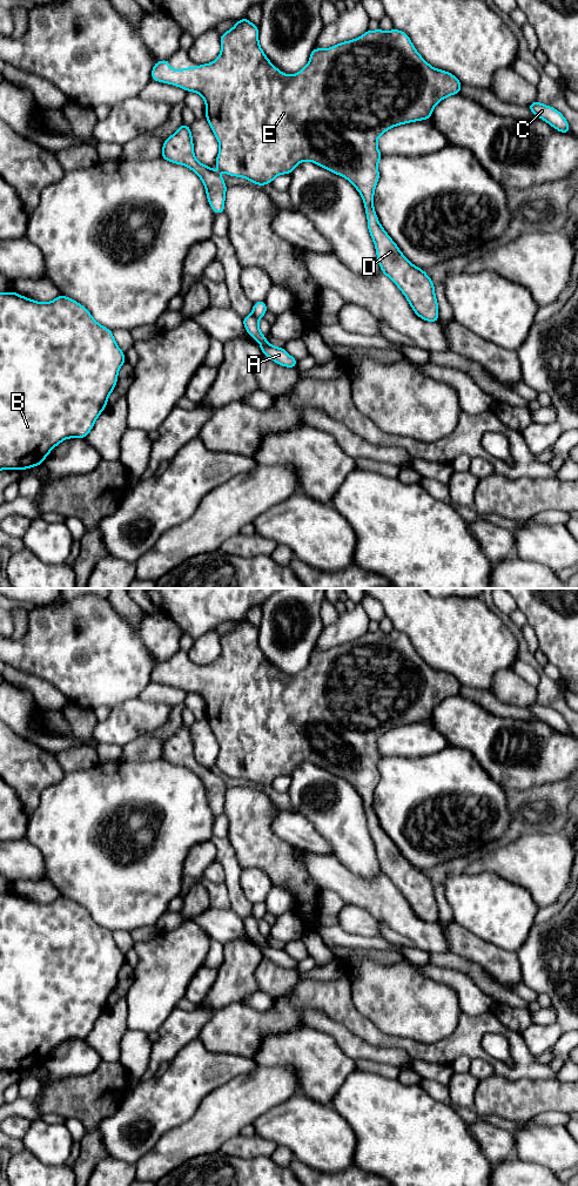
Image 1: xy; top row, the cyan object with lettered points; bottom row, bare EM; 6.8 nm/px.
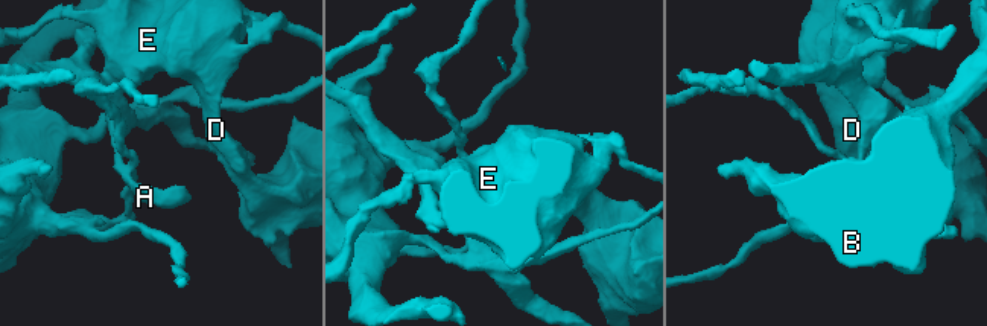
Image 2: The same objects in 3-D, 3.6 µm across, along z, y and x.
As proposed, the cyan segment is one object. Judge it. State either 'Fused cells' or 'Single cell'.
Fused cells

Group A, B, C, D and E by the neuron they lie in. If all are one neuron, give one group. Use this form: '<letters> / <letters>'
A D E / B C

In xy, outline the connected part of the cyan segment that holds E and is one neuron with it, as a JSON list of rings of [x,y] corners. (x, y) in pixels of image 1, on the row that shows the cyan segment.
[[[247,18],[237,20],[237,23],[230,31],[221,34],[221,45],[221,53],[219,58],[211,63],[206,63],[197,67],[188,67],[186,69],[170,69],[169,60],[167,59],[156,62],[152,69],[152,80],[170,83],[173,86],[181,87],[187,92],[196,92],[204,99],[206,119],[208,120],[210,128],[220,144],[220,151],[217,154],[215,164],[220,168],[221,171],[231,176],[244,177],[257,186],[271,183],[273,180],[281,174],[291,174],[294,168],[303,161],[311,161],[317,166],[321,166],[324,169],[347,178],[354,184],[363,198],[368,217],[368,228],[376,247],[377,261],[381,265],[381,271],[399,288],[418,317],[428,322],[438,322],[438,304],[435,296],[434,282],[424,270],[417,268],[404,257],[399,248],[385,233],[379,221],[377,220],[377,215],[374,209],[374,193],[379,178],[377,164],[379,159],[383,156],[383,154],[377,149],[377,139],[392,127],[414,121],[429,120],[435,106],[439,101],[448,97],[449,95],[459,93],[462,88],[461,81],[451,73],[436,69],[430,66],[416,50],[410,38],[404,32],[396,28],[390,32],[384,32],[379,28],[377,31],[367,31],[363,35],[355,40],[344,41],[327,49],[318,49],[315,47],[310,54],[308,65],[295,75],[287,75],[280,72],[268,60],[258,43],[258,27],[253,25]]]

